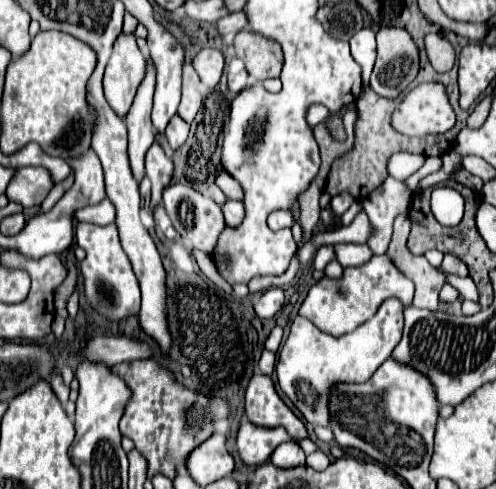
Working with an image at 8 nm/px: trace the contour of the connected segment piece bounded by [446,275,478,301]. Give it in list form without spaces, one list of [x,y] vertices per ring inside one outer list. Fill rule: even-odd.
[[[446,275],[446,283],[454,285],[456,291],[464,297],[464,299],[472,299],[478,301],[478,293],[476,293],[476,285],[470,277],[456,277],[456,275]]]

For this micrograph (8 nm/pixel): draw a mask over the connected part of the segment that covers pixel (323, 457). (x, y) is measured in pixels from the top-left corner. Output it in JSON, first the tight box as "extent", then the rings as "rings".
{"extent":[306,451,330,471],"rings":[[[316,451],[312,455],[306,455],[306,465],[316,469],[316,471],[324,471],[328,467],[328,463],[330,463],[330,459],[324,451]]]}

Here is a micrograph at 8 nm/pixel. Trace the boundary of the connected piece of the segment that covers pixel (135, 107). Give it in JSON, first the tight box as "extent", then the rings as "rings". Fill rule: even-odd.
{"extent":[126,59,156,183],"rings":[[[148,59],[146,77],[136,93],[136,99],[126,115],[128,125],[128,159],[134,179],[140,183],[144,179],[144,155],[148,147],[154,143],[154,129],[150,121],[150,109],[152,109],[152,93],[154,93],[156,73],[154,63]]]}

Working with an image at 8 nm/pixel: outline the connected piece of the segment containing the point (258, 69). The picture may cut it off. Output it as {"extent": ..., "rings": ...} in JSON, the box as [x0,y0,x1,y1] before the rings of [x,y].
{"extent":[234,29,282,81],"rings":[[[242,29],[234,37],[234,51],[246,65],[252,79],[264,81],[270,77],[280,77],[282,71],[282,47],[274,39],[258,37],[248,29]]]}

